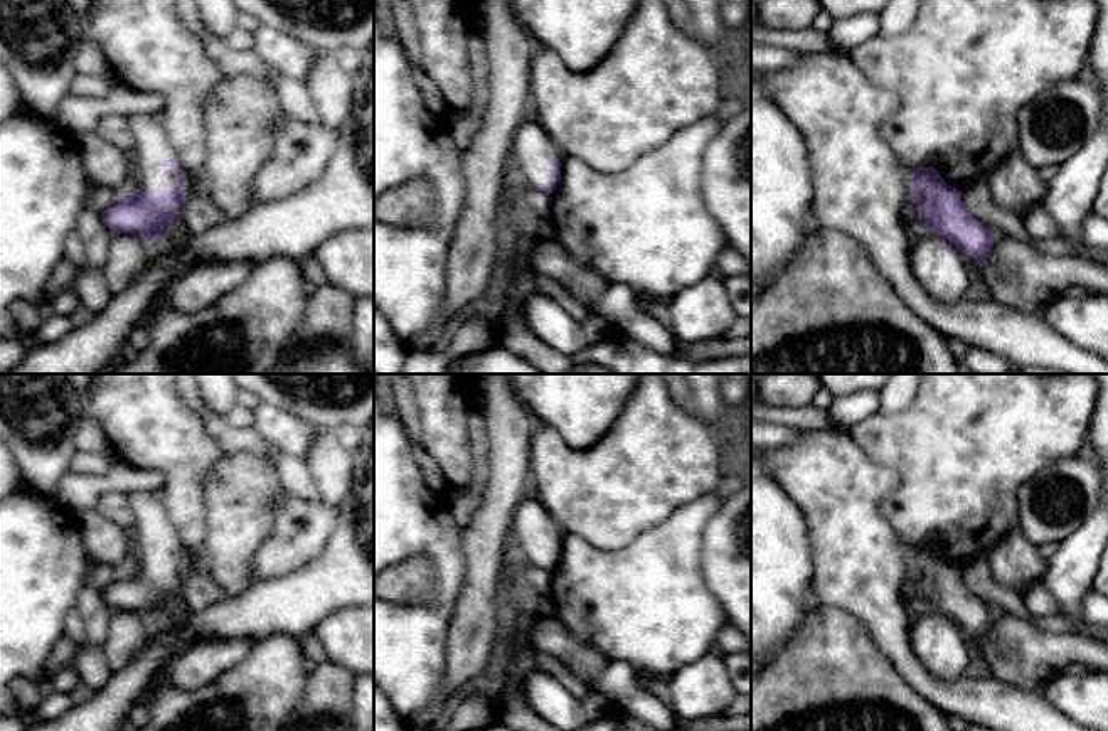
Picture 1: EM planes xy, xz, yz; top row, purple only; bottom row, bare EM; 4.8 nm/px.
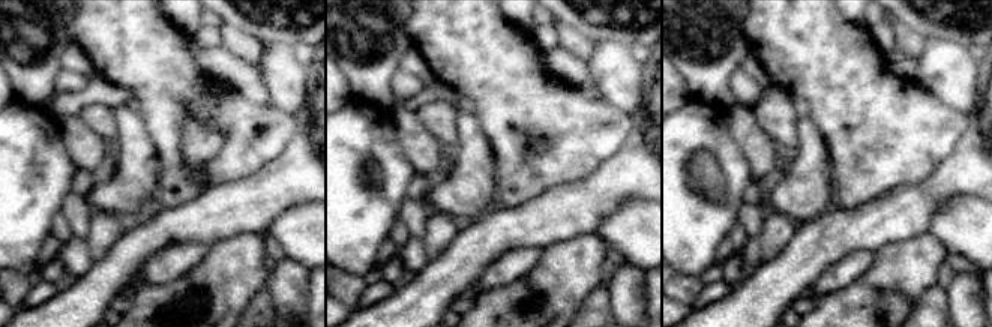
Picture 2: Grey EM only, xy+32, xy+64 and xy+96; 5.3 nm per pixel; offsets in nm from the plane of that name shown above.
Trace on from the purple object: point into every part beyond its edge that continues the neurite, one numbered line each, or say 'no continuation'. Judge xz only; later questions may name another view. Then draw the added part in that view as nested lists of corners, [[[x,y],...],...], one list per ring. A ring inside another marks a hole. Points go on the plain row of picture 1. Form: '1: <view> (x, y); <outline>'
1: xz (531, 529); [[[529,492],[515,507],[510,522],[510,544],[515,552],[525,561],[549,561],[554,547],[552,537],[561,534],[561,527]]]

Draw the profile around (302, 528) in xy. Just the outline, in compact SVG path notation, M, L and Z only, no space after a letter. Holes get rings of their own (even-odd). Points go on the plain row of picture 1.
M283 490L274 502L273 531L253 559L253 576L278 578L315 559L325 549L338 520L338 507Z

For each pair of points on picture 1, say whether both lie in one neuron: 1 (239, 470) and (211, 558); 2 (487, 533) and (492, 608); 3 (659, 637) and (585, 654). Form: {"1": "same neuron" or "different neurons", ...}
{"1": "same neuron", "2": "same neuron", "3": "different neurons"}

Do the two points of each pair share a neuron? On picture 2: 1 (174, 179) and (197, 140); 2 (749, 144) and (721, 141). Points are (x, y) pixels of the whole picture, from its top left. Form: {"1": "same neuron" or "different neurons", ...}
{"1": "different neurons", "2": "different neurons"}

